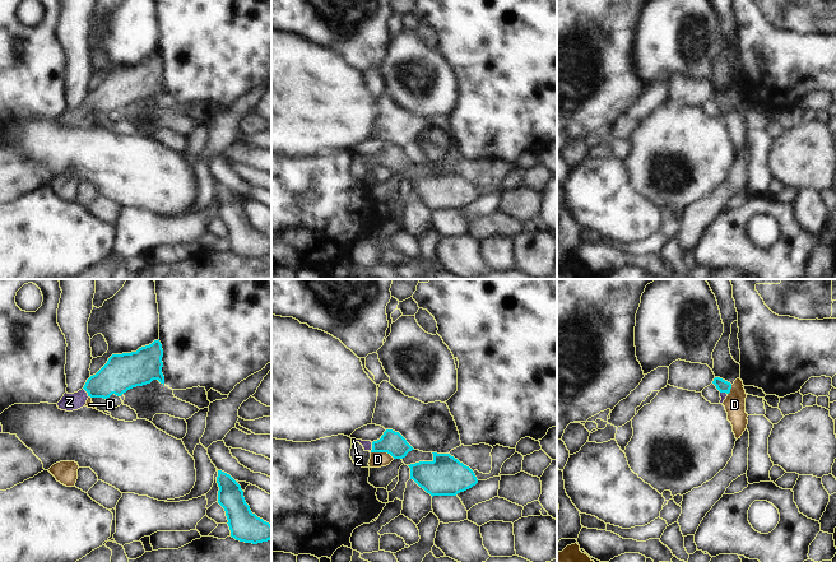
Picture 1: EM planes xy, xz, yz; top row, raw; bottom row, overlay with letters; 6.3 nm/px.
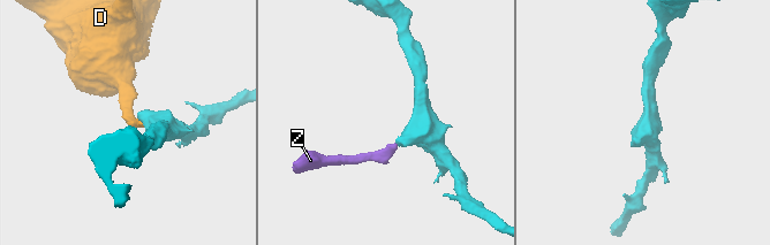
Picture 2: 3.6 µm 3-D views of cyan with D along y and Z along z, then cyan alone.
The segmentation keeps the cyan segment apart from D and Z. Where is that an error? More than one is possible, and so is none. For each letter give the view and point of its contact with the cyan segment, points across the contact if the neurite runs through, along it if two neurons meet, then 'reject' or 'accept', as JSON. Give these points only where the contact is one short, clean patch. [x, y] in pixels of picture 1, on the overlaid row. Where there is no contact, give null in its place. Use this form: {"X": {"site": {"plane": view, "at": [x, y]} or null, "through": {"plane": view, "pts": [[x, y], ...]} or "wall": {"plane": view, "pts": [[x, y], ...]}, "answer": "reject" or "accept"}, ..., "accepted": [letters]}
{"D": {"site": {"plane": "xz", "at": [382, 451]}, "wall": {"plane": "xz", "pts": [[371, 451], [386, 451], [394, 458]]}, "answer": "reject"}, "Z": {"site": {"plane": "xz", "at": [372, 447]}, "through": {"plane": "xz", "pts": [[393, 442], [372, 447], [367, 445]]}, "answer": "accept"}, "accepted": ["Z"]}

